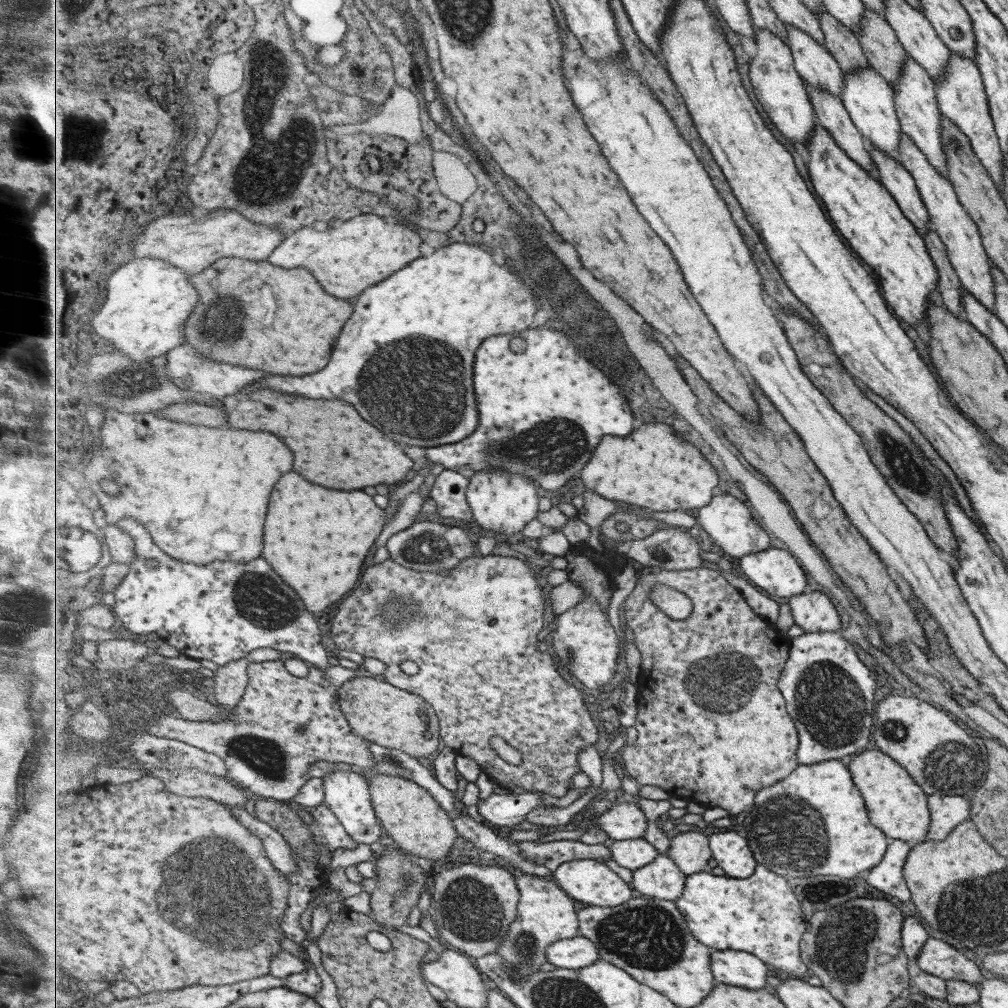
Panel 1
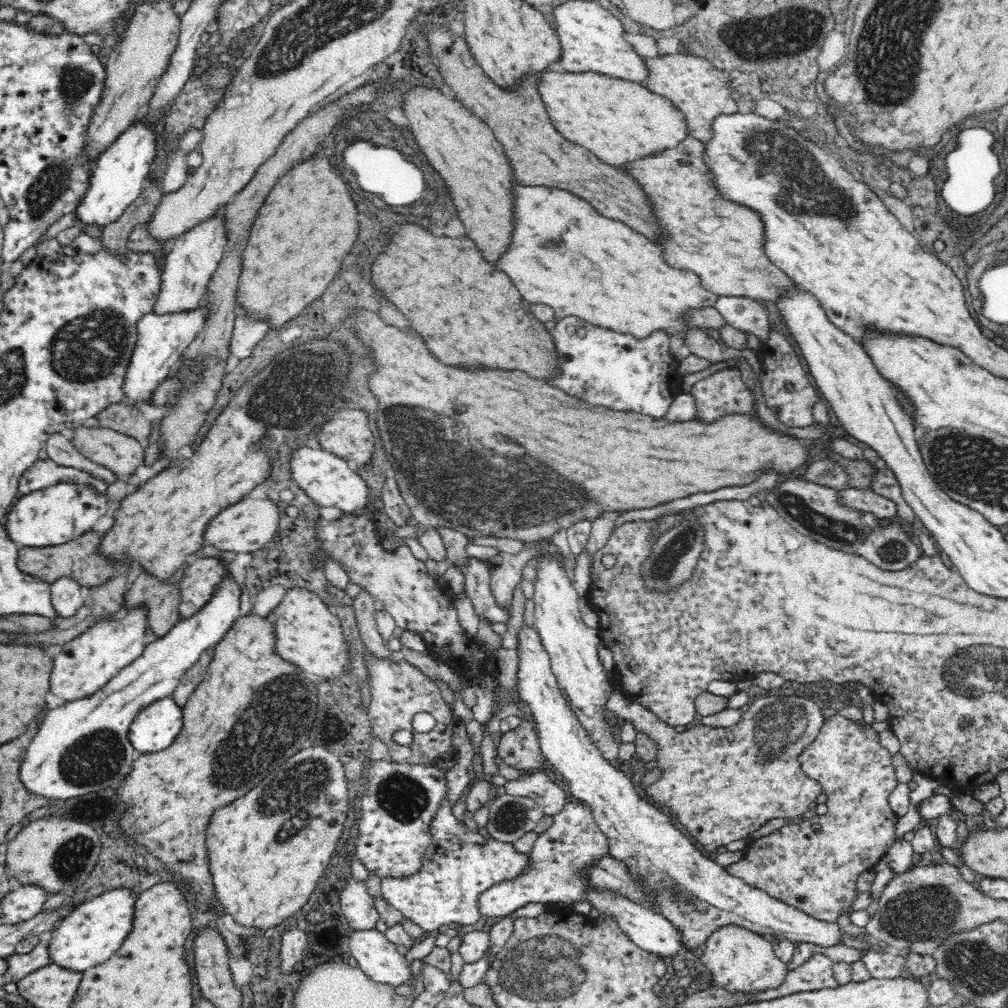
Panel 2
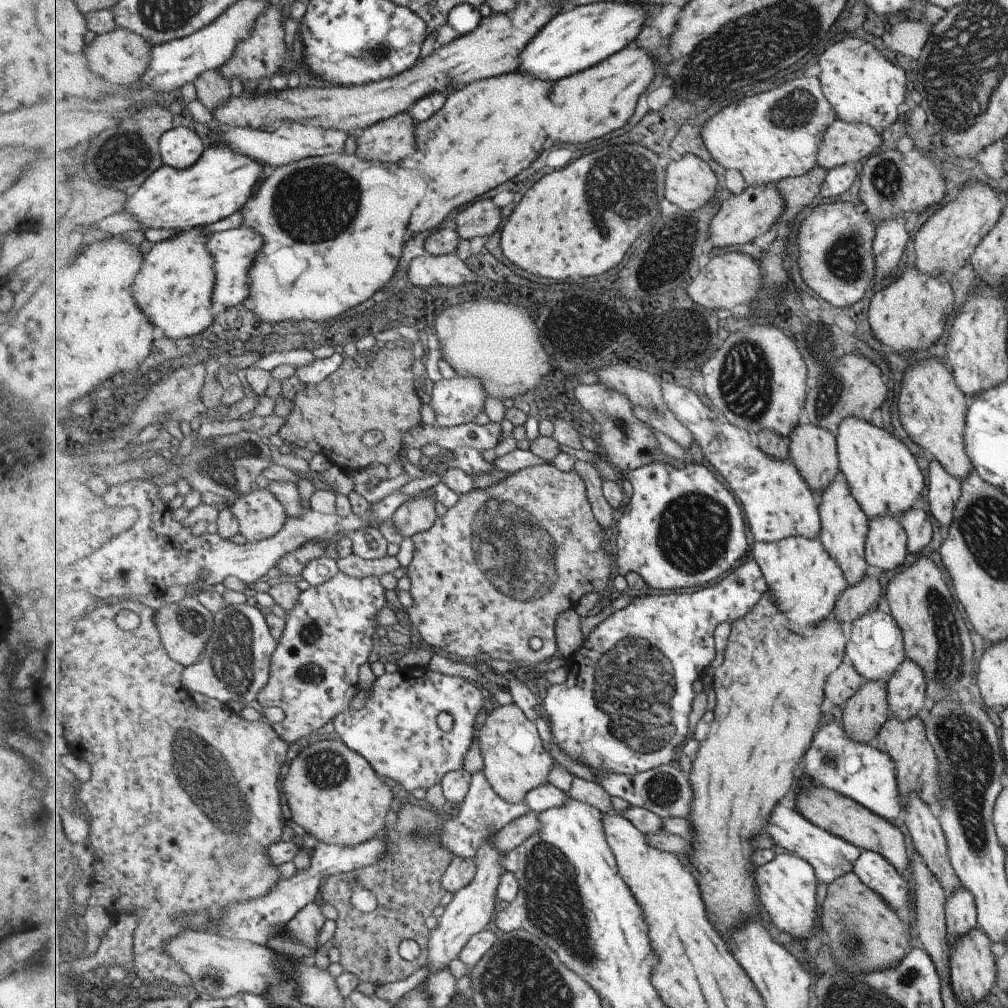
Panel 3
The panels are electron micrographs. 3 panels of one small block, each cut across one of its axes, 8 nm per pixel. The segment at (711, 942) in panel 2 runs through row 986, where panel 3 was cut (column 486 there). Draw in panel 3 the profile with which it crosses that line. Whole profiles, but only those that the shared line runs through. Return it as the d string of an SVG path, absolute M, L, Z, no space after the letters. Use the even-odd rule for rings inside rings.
M515 704L499 706L488 714L481 736L486 777L493 788L511 804L526 804L526 796L533 789L549 785L549 774L555 768L555 760L541 740L539 728L520 706Z

